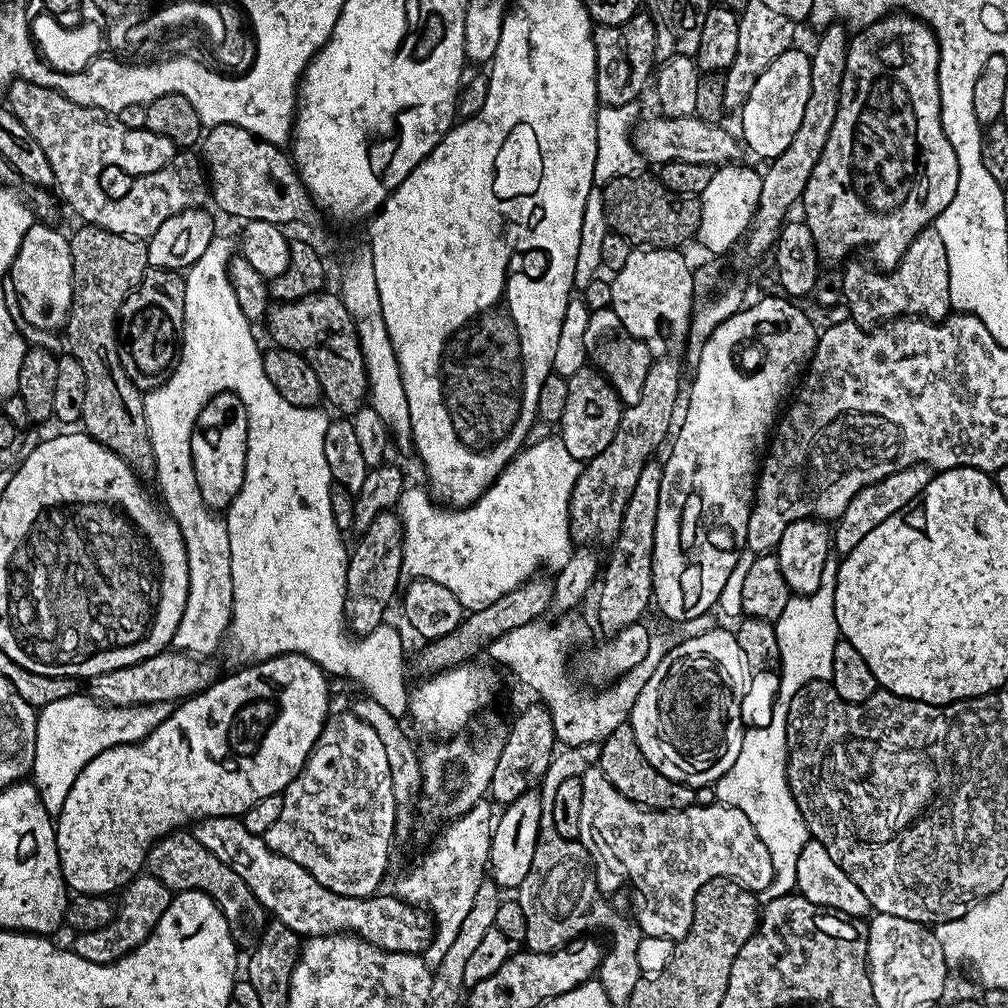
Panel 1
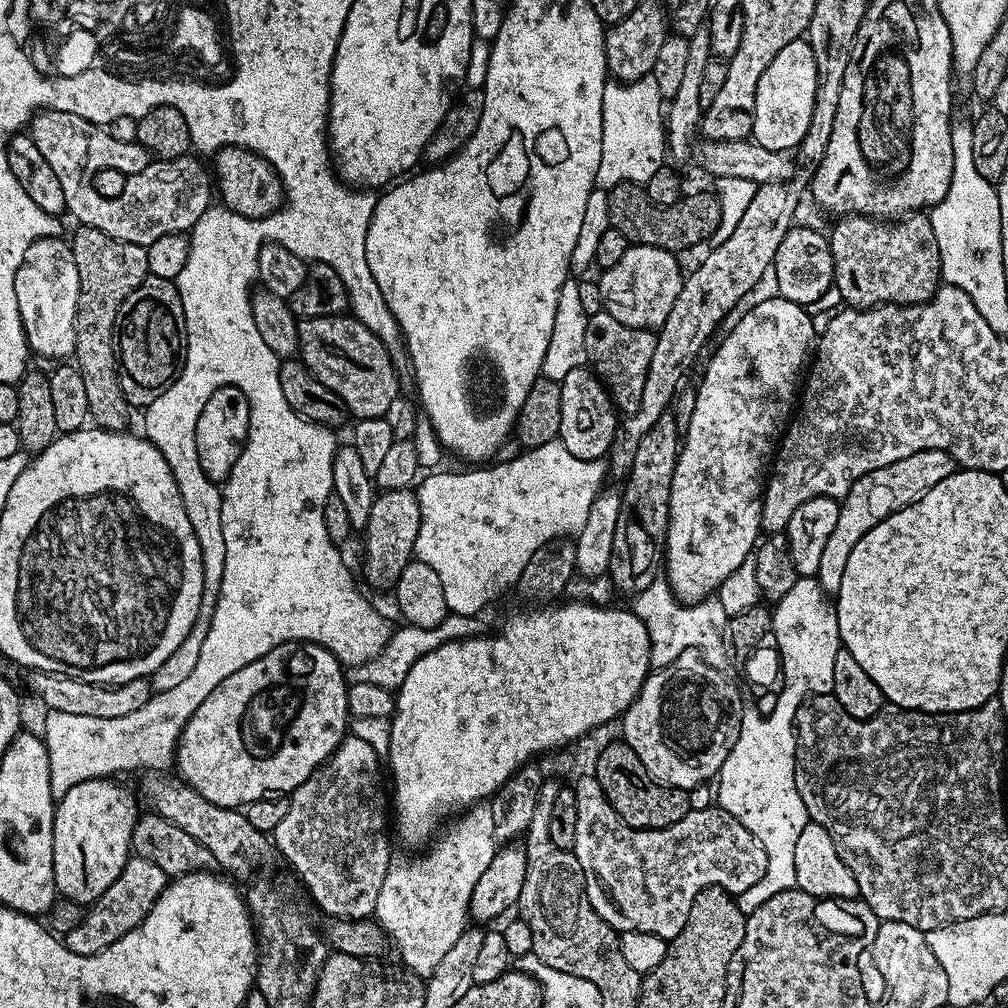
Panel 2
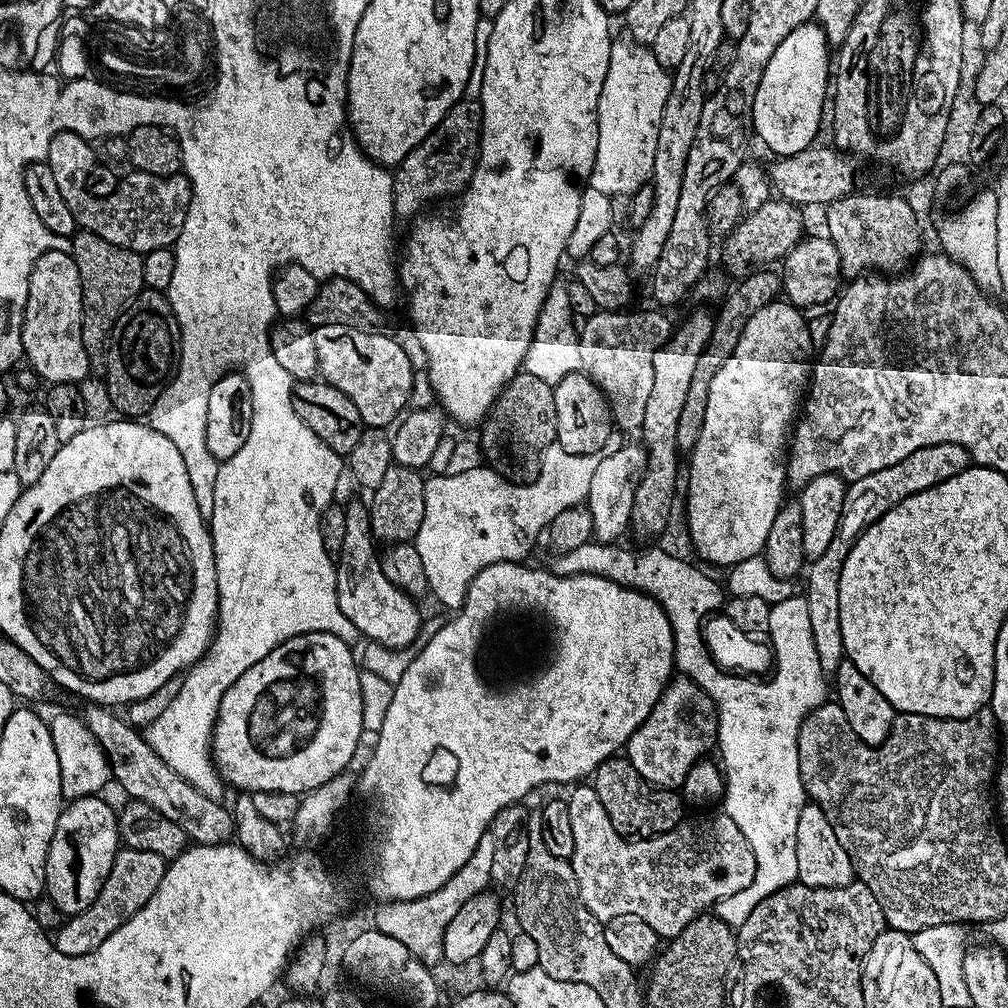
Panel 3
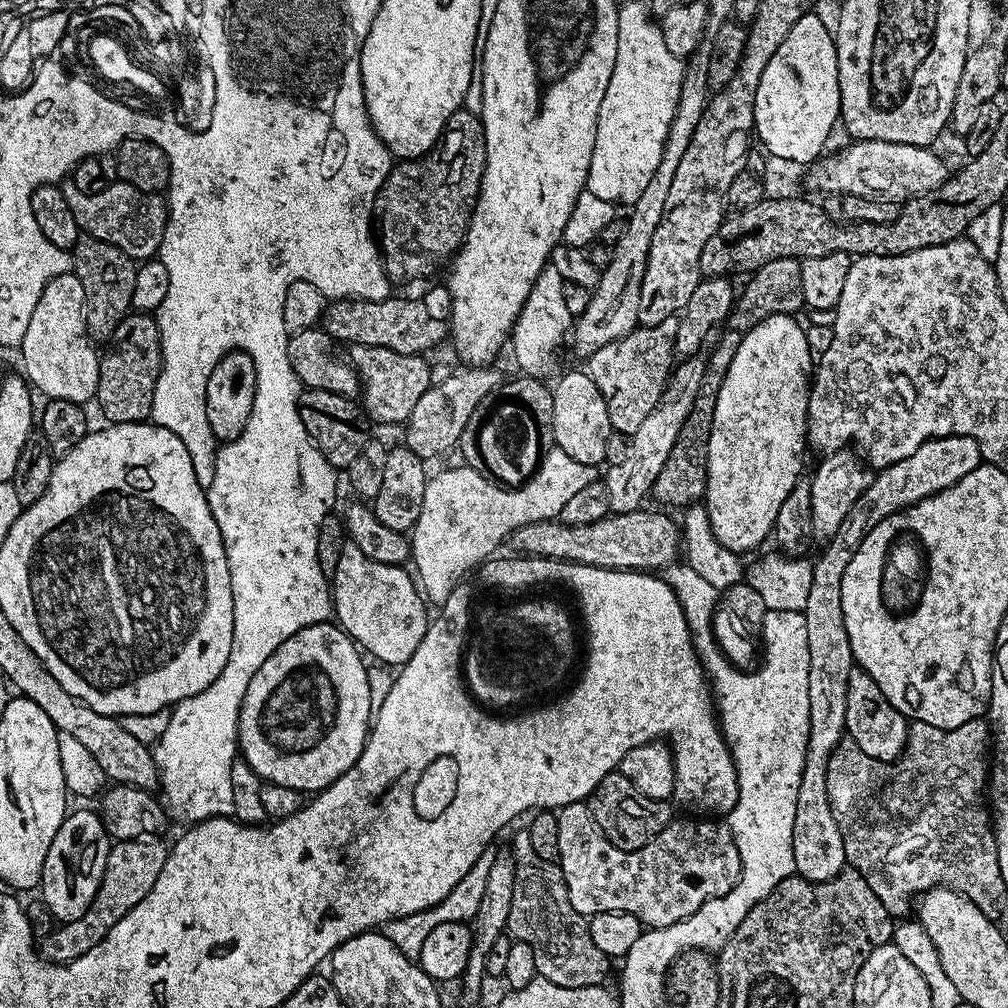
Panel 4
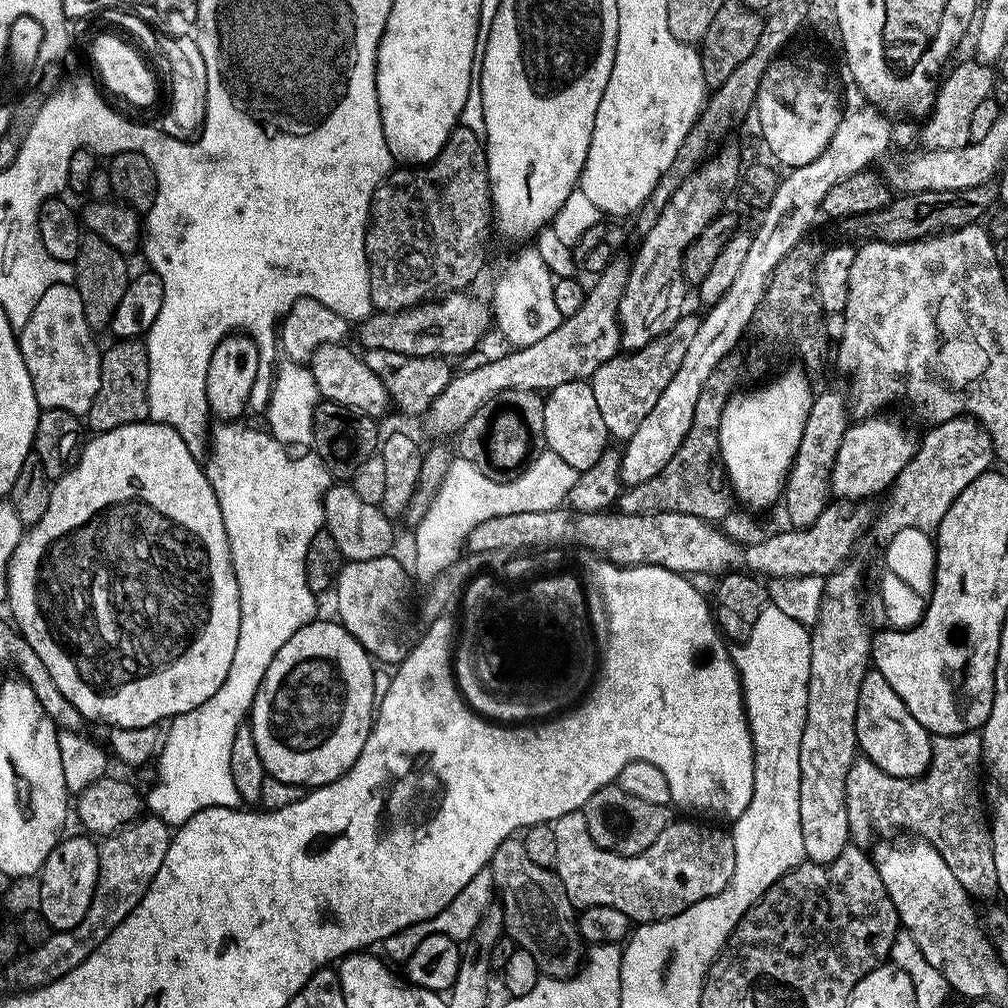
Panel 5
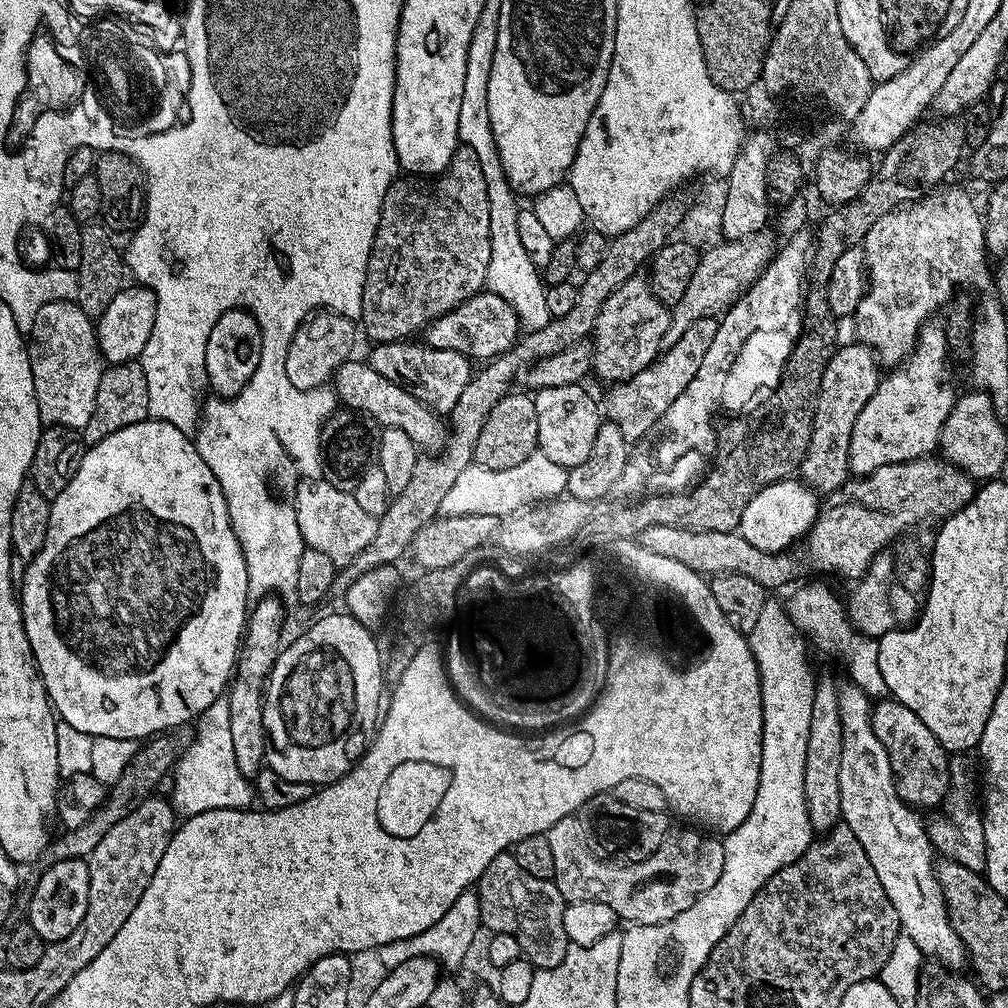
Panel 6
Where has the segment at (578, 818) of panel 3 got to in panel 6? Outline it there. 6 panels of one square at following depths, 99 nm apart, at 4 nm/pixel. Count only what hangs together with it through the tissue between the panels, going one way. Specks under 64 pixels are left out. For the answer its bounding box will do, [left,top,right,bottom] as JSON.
[546,815,723,925]

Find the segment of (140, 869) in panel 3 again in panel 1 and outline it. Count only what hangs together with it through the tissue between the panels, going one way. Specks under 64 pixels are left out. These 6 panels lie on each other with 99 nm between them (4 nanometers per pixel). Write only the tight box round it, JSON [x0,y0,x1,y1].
[74,874,174,964]

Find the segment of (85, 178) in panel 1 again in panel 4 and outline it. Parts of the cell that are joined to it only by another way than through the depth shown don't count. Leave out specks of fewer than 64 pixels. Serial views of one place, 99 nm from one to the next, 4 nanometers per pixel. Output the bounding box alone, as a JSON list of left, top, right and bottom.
[60,180,168,262]

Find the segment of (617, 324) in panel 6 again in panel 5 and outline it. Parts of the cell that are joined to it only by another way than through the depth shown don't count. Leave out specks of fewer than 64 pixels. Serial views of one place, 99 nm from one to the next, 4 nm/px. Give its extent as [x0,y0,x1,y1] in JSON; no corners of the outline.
[620,148,742,350]

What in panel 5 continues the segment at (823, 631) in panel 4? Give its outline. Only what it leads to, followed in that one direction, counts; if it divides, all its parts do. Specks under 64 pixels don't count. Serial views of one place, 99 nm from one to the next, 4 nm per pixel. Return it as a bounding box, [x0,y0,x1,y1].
[798,416,994,864]

